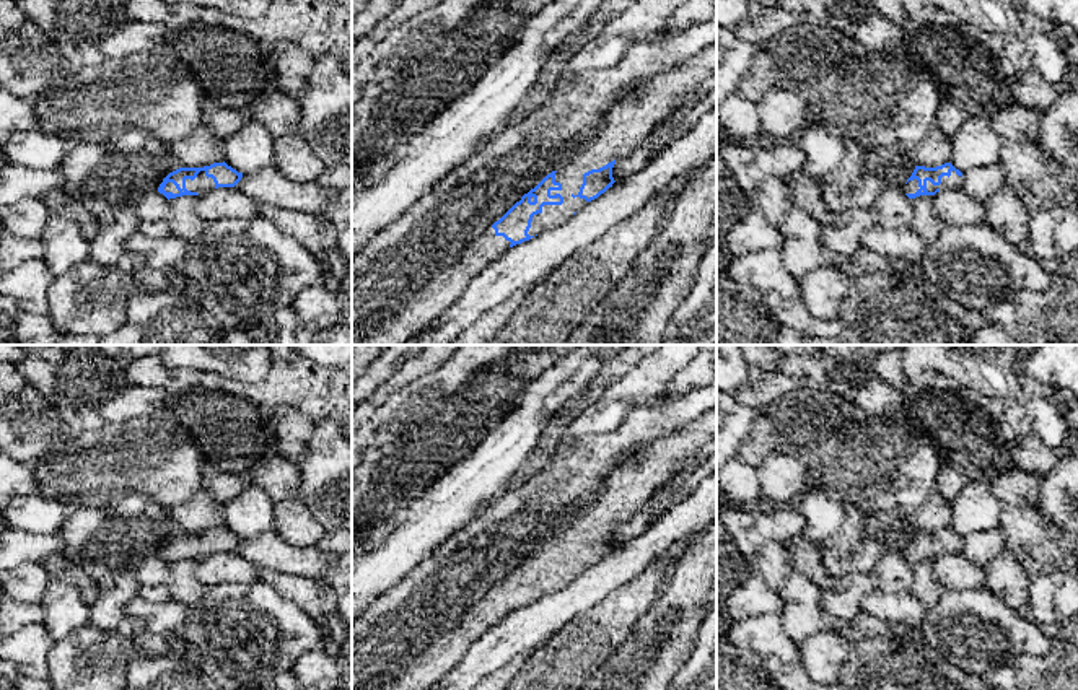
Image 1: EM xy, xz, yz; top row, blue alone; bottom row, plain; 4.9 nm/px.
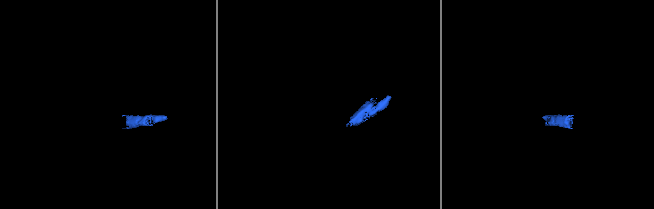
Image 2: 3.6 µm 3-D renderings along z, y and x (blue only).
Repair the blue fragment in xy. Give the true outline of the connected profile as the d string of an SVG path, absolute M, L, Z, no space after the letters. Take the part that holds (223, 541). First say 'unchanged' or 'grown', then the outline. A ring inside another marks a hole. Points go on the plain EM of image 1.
grown; M213 527L204 532L179 532L169 537L158 552L168 565L182 560L199 560L218 552L234 552L243 542L231 531Z

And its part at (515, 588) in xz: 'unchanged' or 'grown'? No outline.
grown

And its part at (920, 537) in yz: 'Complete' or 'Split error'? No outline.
Split error

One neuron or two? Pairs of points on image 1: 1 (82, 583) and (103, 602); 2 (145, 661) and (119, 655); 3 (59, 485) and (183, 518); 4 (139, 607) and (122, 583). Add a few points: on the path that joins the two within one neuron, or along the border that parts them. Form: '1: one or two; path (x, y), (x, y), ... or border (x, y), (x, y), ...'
1: two; border (98, 581), (90, 602)
2: two; border (137, 653), (126, 672)
3: two; border (196, 492), (168, 508)
4: two; border (137, 596), (126, 607), (129, 624)

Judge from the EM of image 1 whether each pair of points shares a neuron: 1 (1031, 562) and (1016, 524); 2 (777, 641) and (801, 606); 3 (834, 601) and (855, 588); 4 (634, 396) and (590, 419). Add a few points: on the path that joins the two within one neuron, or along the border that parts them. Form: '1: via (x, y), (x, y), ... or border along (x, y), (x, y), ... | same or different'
1: via (1031, 552), (1031, 539), (1026, 534) | same
2: border along (777, 614), (782, 628), (797, 643) | different
3: via (839, 601), (850, 589) | same
4: via (622, 396), (601, 417) | same

